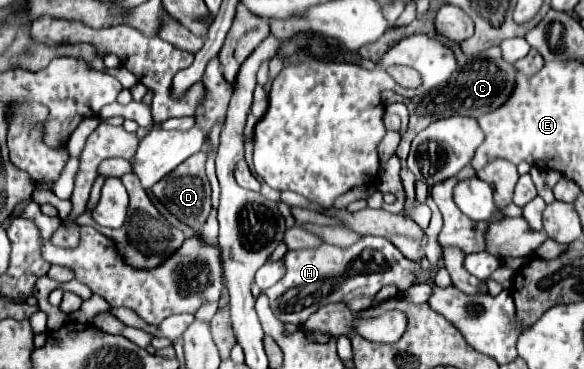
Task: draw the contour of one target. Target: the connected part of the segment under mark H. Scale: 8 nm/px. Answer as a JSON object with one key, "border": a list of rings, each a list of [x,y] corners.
{"border":[[[363,237],[351,247],[335,247],[323,243],[317,249],[297,249],[285,255],[285,277],[265,291],[275,317],[283,323],[303,325],[319,307],[355,297],[375,297],[385,285],[395,285],[399,291],[419,283],[425,269],[417,261],[409,261],[385,237]]]}

